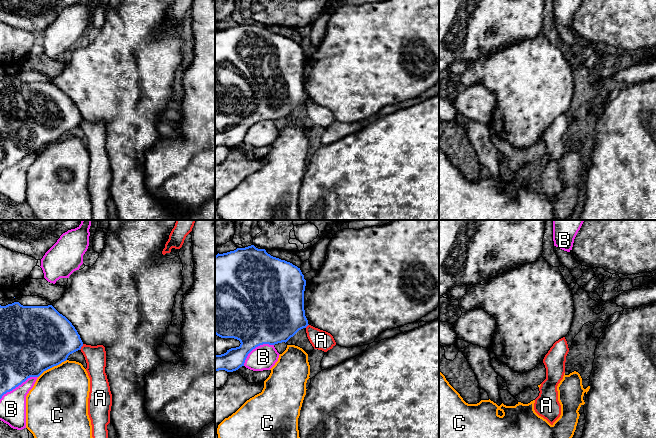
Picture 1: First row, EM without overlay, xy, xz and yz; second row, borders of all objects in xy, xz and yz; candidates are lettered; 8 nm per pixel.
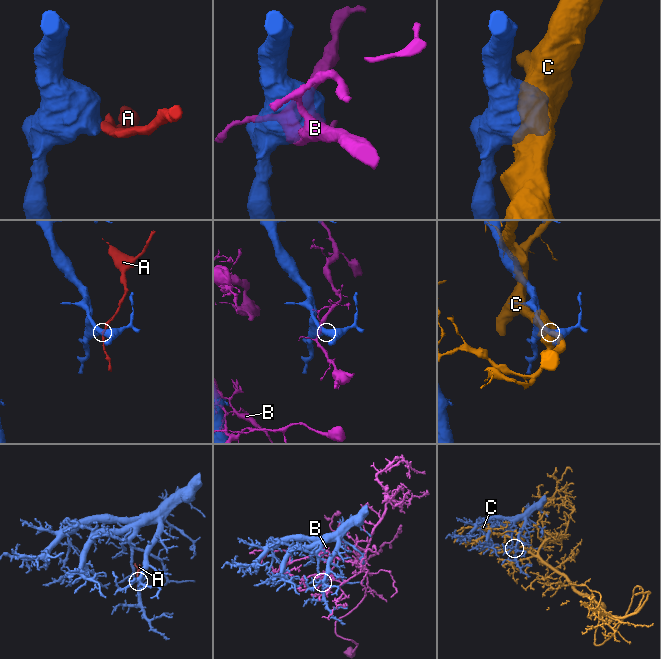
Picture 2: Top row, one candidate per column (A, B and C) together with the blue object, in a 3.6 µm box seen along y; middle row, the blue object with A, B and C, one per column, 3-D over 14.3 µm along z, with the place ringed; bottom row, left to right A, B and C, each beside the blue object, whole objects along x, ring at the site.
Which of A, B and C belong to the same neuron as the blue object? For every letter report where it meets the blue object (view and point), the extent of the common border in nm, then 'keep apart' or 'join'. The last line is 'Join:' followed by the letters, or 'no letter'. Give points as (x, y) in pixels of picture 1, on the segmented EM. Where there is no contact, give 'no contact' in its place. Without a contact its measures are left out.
A: xy (81, 346) | 60 nm | keep apart
B: xy (18, 385) | 360 nm | keep apart
C: xy (52, 366) | 280 nm | keep apart
Join: no letter

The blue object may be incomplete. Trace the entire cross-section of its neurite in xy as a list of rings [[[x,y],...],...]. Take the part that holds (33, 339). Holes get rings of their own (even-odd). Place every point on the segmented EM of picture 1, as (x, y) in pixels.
[[[14,302],[0,305],[0,399],[30,377],[39,377],[44,371],[66,361],[68,356],[83,346],[75,327],[52,305],[23,306]]]

